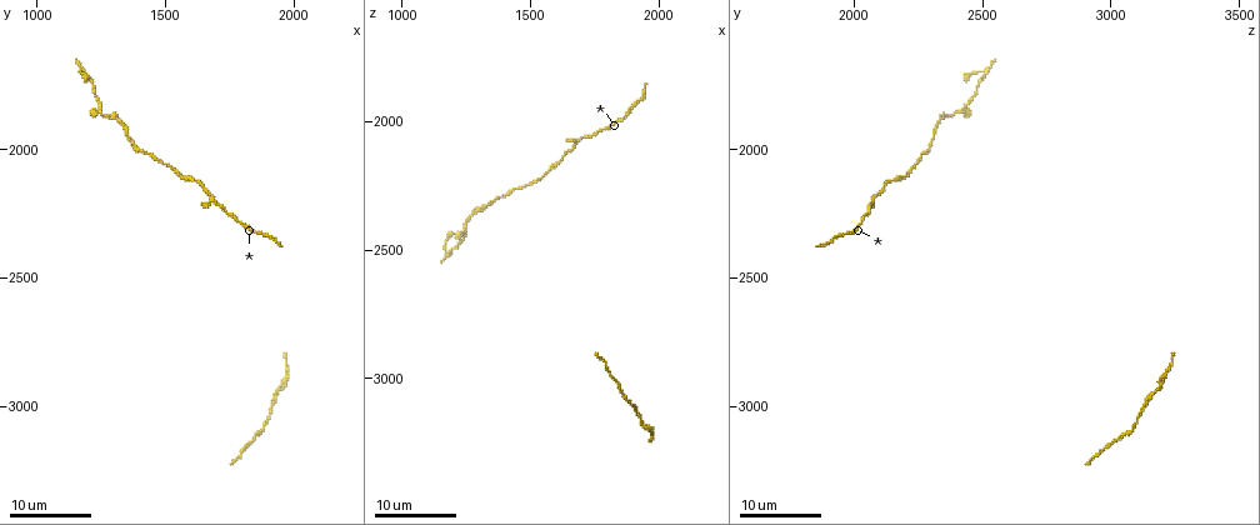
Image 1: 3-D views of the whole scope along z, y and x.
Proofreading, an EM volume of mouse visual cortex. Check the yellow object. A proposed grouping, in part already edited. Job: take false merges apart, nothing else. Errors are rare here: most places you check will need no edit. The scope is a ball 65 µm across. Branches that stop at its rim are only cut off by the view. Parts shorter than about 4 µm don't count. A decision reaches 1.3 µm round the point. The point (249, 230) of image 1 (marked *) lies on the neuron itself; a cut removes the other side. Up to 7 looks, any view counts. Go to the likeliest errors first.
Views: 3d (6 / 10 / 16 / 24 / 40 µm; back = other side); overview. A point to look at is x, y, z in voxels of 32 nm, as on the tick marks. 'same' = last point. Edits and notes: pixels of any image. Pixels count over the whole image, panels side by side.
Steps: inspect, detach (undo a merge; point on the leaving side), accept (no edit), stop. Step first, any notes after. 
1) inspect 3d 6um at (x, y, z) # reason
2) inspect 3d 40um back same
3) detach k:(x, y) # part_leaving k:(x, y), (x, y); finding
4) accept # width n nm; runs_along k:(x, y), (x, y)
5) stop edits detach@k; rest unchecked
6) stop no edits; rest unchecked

inspect 3d 16um at (1380, 1980, 2310) # narrows sharply

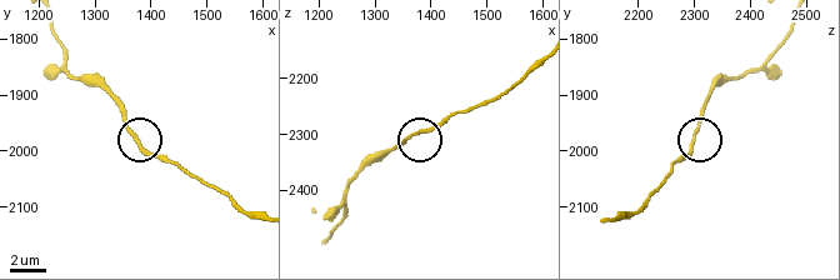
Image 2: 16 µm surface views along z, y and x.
inspect 3d 10um at (1370, 1975, 2305) # zoom in

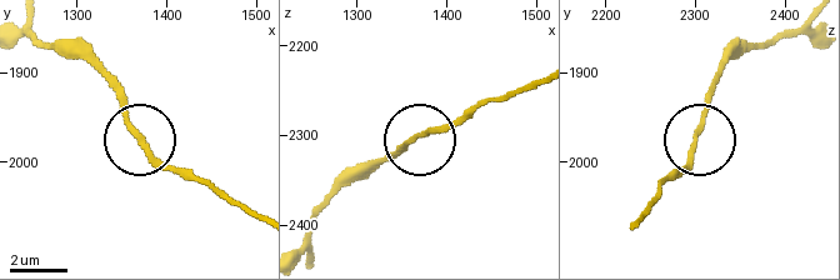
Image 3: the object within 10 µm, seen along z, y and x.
accept # continuous, no second neuron

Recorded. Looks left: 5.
inspect 3d 24um at (1670, 2160, 2110) # calibre changes

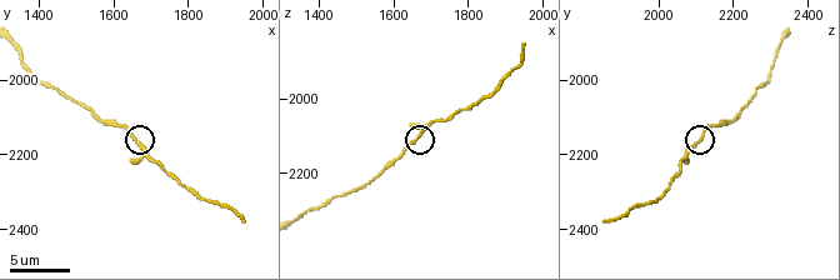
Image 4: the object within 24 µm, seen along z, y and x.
inspect 3d 10um at (1670, 2160, 2100)

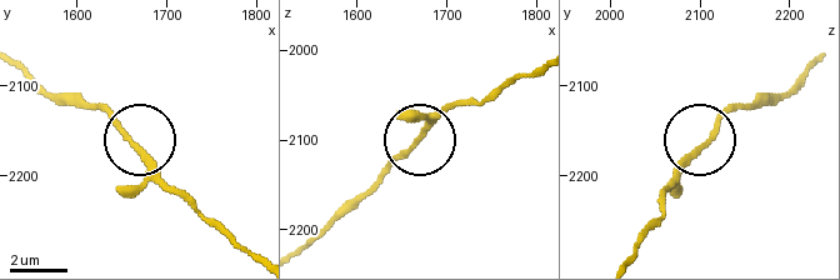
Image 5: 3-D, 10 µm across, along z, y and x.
accept # runs_along 5:(633, 256), (663, 213), (668, 184), (686, 155), (756, 94); continuous, no second neuron

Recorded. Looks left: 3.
inspect 3d 16um at (1940, 2940, 3160) # thin neck

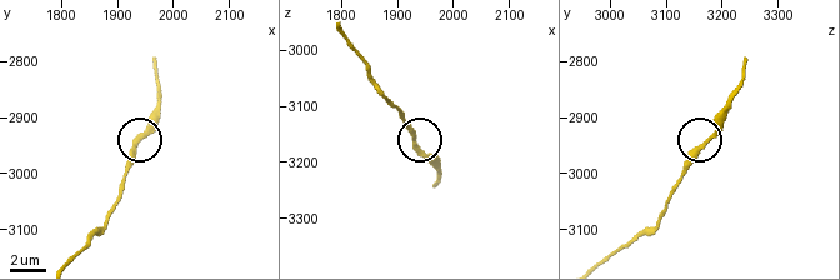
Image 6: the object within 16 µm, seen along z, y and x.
inspect 3d 6um at (1930, 2950, 3170) # closer look

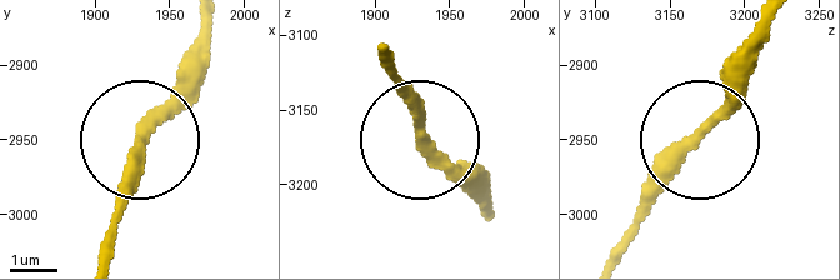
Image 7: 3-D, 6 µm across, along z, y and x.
accept # width 270 nm; continuous, no second neuron

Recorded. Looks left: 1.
inspect 3d 6um at (1780, 2280, 2030) # narrows sharply

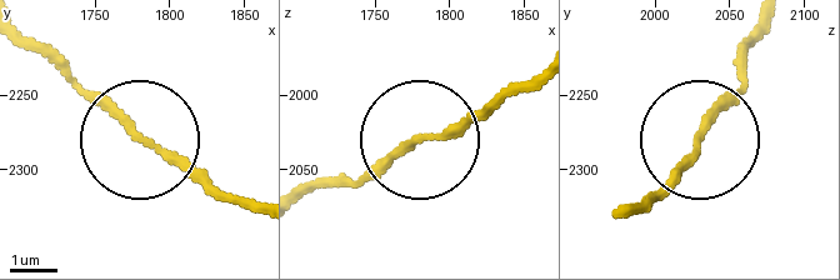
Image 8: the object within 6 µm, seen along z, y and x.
accept # runs_along 8:(675, 186), (748, 63); one neuron here

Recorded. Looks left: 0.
stop no edits; rest unchecked

